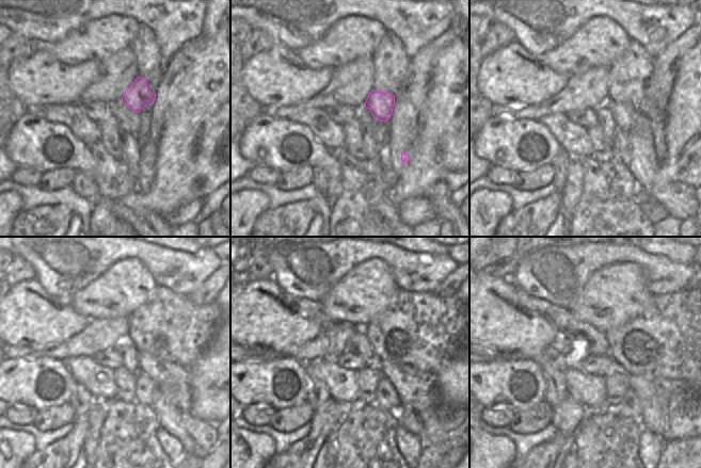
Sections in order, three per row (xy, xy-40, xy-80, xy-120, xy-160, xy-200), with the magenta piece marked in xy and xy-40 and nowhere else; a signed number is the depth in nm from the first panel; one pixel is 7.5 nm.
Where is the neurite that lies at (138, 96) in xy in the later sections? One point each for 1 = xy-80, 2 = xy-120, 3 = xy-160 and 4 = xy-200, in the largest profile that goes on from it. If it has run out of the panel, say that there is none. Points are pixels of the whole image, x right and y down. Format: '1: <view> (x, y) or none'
1: xy-80 (623, 114)
2: xy-120 (160, 372)
3: xy-160 (410, 383)
4: xy-200 (673, 409)

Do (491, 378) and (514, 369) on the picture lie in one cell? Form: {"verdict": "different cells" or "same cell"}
{"verdict": "same cell"}

